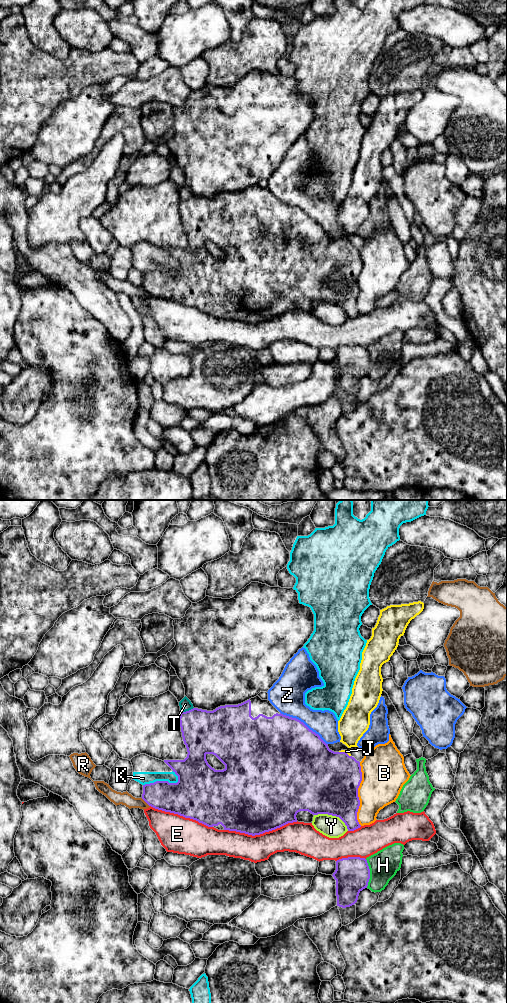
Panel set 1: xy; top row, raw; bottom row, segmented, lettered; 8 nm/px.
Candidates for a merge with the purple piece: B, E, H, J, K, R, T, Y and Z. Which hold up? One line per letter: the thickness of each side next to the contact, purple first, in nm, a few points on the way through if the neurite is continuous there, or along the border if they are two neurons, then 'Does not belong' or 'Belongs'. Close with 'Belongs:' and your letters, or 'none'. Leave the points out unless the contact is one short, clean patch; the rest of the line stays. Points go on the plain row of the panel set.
B: Thickness 480 nm (purple) against 340 nm. Does not belong
E: Thickness 500 nm (purple) against 220 nm. Does not belong
H: Thickness 280 nm (purple) against 240 nm. Boundary: xy (365, 347), (369, 357), (367, 375). Does not belong
J: Thickness 460 nm (purple) against 20 nm. Path across: xy (330, 267), (339, 258), (345, 240), (346, 239). Belongs
K: Thickness 300 nm (purple) against 100 nm. Does not belong
R: Thickness 240 nm (purple) against 100 nm. Does not belong
T: Thickness 360 nm (purple) against 100 nm. Boundary: xy (193, 195), (181, 200). Does not belong
Y: Thickness 460 nm (purple) against 180 nm. Does not belong
Z: Thickness 500 nm (purple) against 280 nm. Does not belong
Belongs: J

